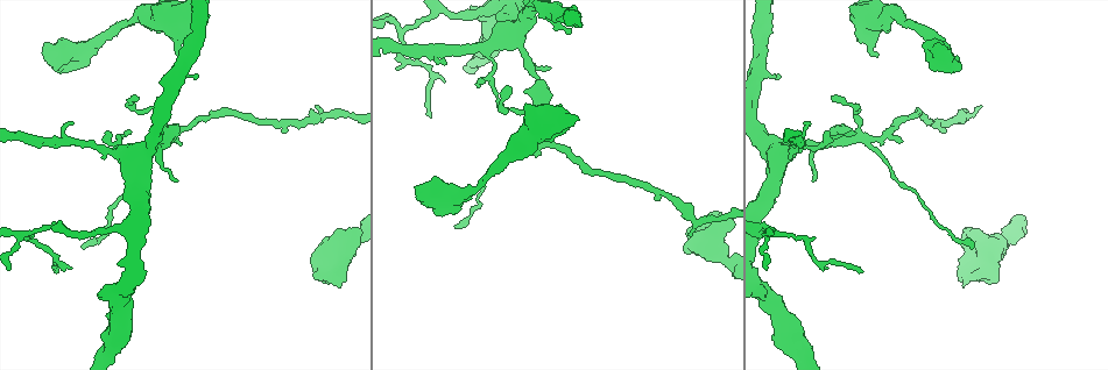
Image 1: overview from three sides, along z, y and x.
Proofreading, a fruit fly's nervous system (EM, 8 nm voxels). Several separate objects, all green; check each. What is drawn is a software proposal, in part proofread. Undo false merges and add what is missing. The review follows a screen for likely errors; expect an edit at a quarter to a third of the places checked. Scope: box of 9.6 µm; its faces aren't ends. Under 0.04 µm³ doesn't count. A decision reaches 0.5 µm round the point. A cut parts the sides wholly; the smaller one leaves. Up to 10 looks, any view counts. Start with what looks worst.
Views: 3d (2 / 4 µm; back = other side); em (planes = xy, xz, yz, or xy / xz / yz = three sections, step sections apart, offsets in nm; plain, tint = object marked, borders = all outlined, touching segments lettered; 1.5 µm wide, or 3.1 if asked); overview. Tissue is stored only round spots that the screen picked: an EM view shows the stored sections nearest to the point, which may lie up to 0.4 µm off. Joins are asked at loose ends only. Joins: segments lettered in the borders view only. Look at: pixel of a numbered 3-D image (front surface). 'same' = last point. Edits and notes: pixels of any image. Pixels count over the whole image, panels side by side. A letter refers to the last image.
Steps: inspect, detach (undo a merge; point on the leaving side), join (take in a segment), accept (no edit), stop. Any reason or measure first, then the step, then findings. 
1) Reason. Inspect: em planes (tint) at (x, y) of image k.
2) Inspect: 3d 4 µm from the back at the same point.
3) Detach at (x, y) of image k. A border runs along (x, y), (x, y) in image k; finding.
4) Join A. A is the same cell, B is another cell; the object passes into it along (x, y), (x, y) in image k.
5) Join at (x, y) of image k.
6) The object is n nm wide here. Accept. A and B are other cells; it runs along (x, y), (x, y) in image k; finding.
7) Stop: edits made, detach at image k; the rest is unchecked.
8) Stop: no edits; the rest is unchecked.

Branch stops here. Inspect: em planes (borders) at (445, 64) of image 1.

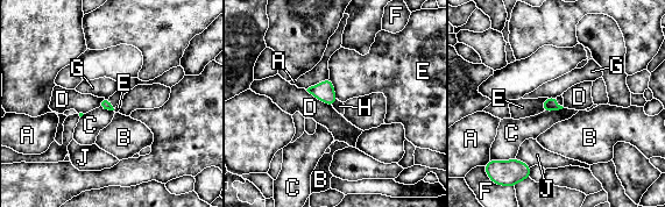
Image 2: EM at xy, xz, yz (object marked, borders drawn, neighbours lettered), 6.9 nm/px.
The longest contact is with D, 220 nm. Accept. A, B, C, D, E, F, G, H and J are other cells; a border runs along (108, 98), (114, 108) in image 2; none of them fits.

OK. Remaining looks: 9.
Free end. Inspect: 3d 4 µm at (875, 56) of image 1.

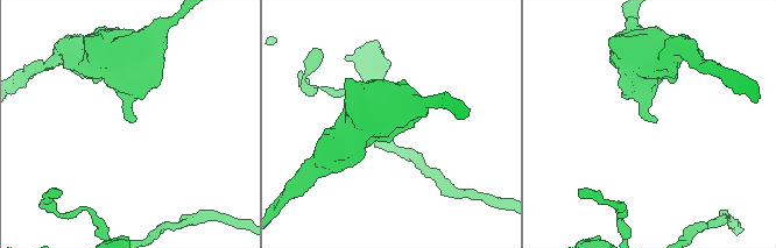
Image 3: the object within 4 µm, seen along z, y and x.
Now the EM. Inspect: em planes (borders) at (132, 119) of image 3.

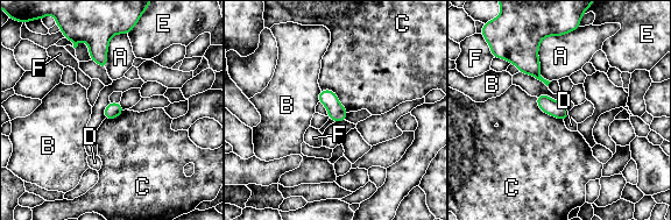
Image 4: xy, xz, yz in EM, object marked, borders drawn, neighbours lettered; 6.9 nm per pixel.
Accept. A, B, C, D, E and F are other cells; a border runs along (535, 97), (542, 111), (563, 121) in image 4; no lettered segment goes on from it.

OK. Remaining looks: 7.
An open end. Inspect: em planes (tint) at (85, 63) of image 1.

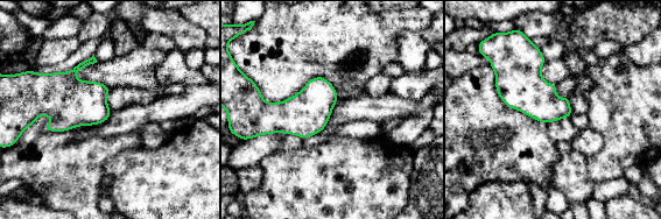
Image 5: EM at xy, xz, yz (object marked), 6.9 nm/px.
Inspect: em planes (borders) at the same point.

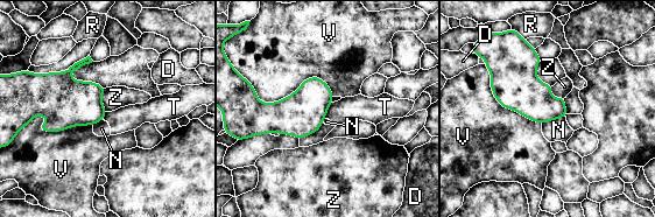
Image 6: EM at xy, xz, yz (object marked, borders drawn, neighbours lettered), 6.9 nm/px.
The longest contact is with V, 550 nm. Accept. D, N, R, T, V and Z are other cells; a border runs along (565, 117), (558, 117), (542, 124) in image 6; none of them fits.

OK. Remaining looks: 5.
An open end. Inspect: 3d 2 µm from the back at (131, 132) of image 1.

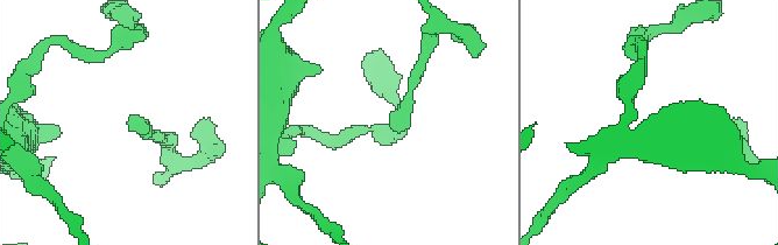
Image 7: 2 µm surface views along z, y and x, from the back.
Inspect: em planes (borders) at (392, 131) of image 7.

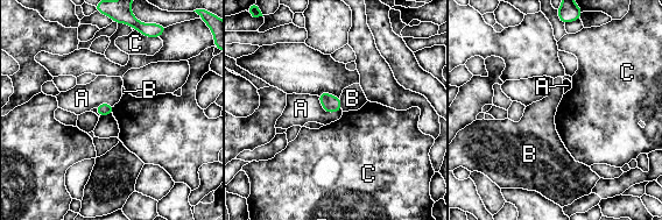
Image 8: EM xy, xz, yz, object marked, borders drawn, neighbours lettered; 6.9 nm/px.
The longest contact is with A, 220 nm. Accept. A, B and C are other cells; none of them fits.

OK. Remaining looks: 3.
Stop: no edits; the rest is unchecked.

